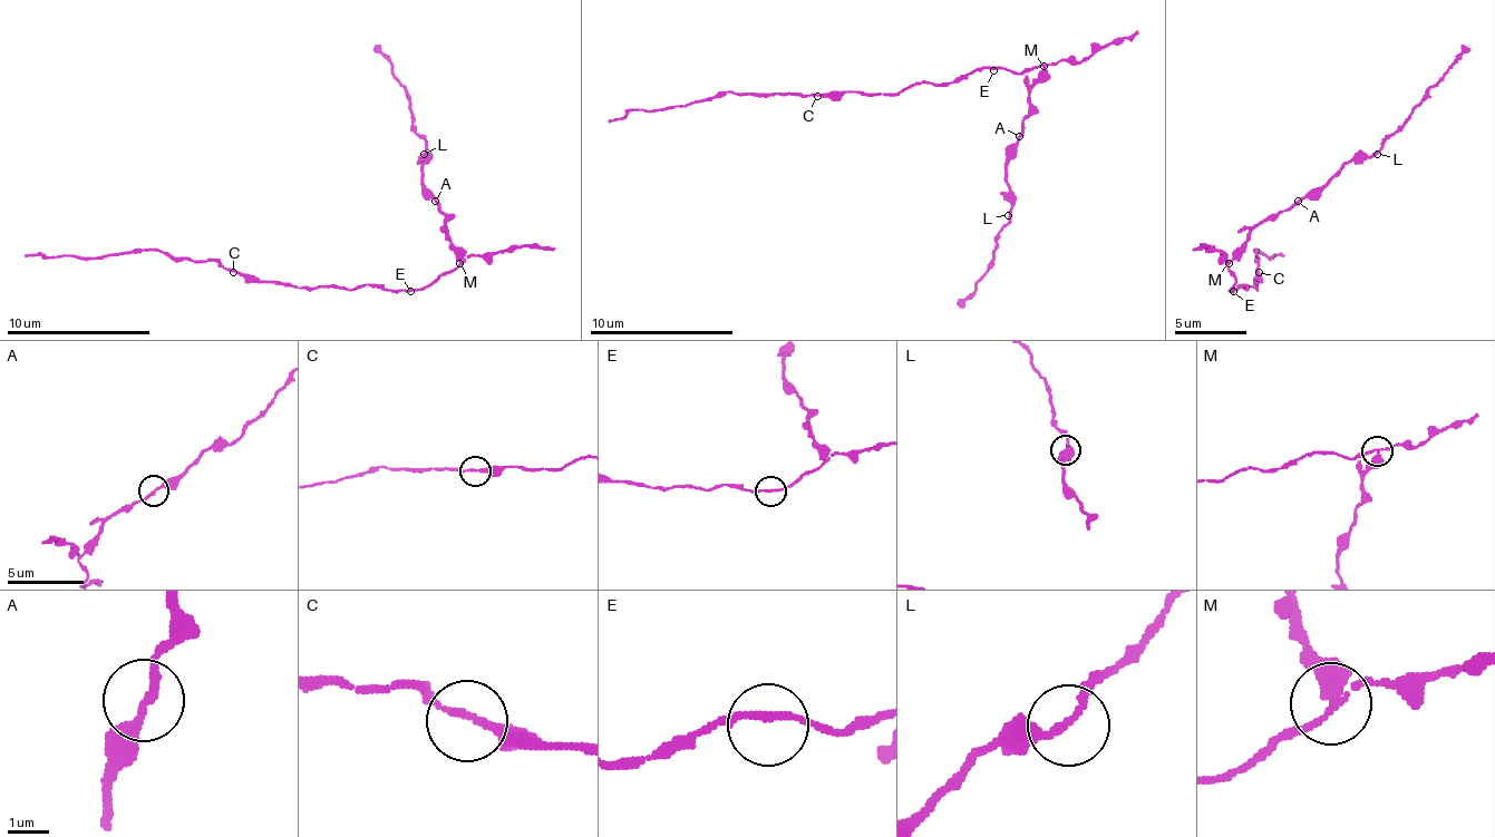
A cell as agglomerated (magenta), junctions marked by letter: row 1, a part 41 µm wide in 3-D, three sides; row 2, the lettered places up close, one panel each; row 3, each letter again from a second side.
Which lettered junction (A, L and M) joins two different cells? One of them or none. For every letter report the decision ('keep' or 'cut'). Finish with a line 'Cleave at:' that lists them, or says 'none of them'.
A: keep
L: keep
M: cut
Cleave at: M

